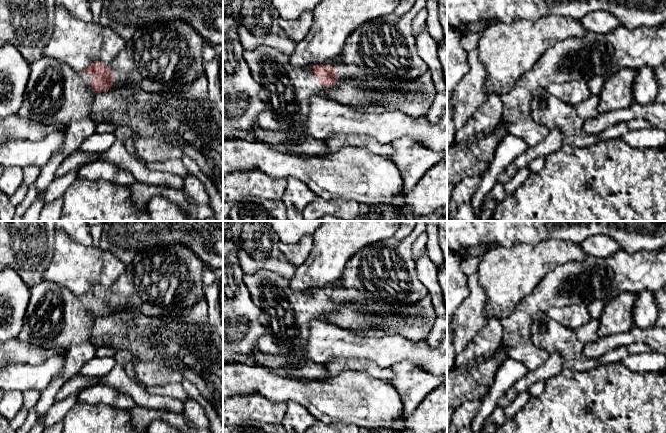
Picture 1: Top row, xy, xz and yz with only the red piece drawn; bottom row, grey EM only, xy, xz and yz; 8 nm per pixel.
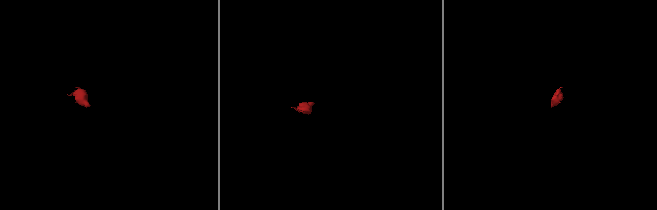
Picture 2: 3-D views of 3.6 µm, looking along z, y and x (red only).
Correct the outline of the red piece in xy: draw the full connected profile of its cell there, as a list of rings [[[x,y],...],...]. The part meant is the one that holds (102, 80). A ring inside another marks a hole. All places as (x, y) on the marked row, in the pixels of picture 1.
[[[160,21],[138,29],[109,67],[94,62],[78,73],[63,62],[46,56],[31,63],[27,88],[16,114],[45,125],[53,126],[58,122],[67,125],[62,149],[40,168],[35,182],[37,193],[47,189],[63,160],[78,151],[81,143],[96,132],[97,124],[90,117],[92,101],[96,93],[110,90],[114,75],[147,92],[164,92],[170,87],[187,86],[204,73],[202,50],[205,44],[204,38],[184,21]]]

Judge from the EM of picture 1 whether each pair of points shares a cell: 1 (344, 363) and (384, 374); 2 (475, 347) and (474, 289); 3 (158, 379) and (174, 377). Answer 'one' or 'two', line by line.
1: one
2: two
3: one

